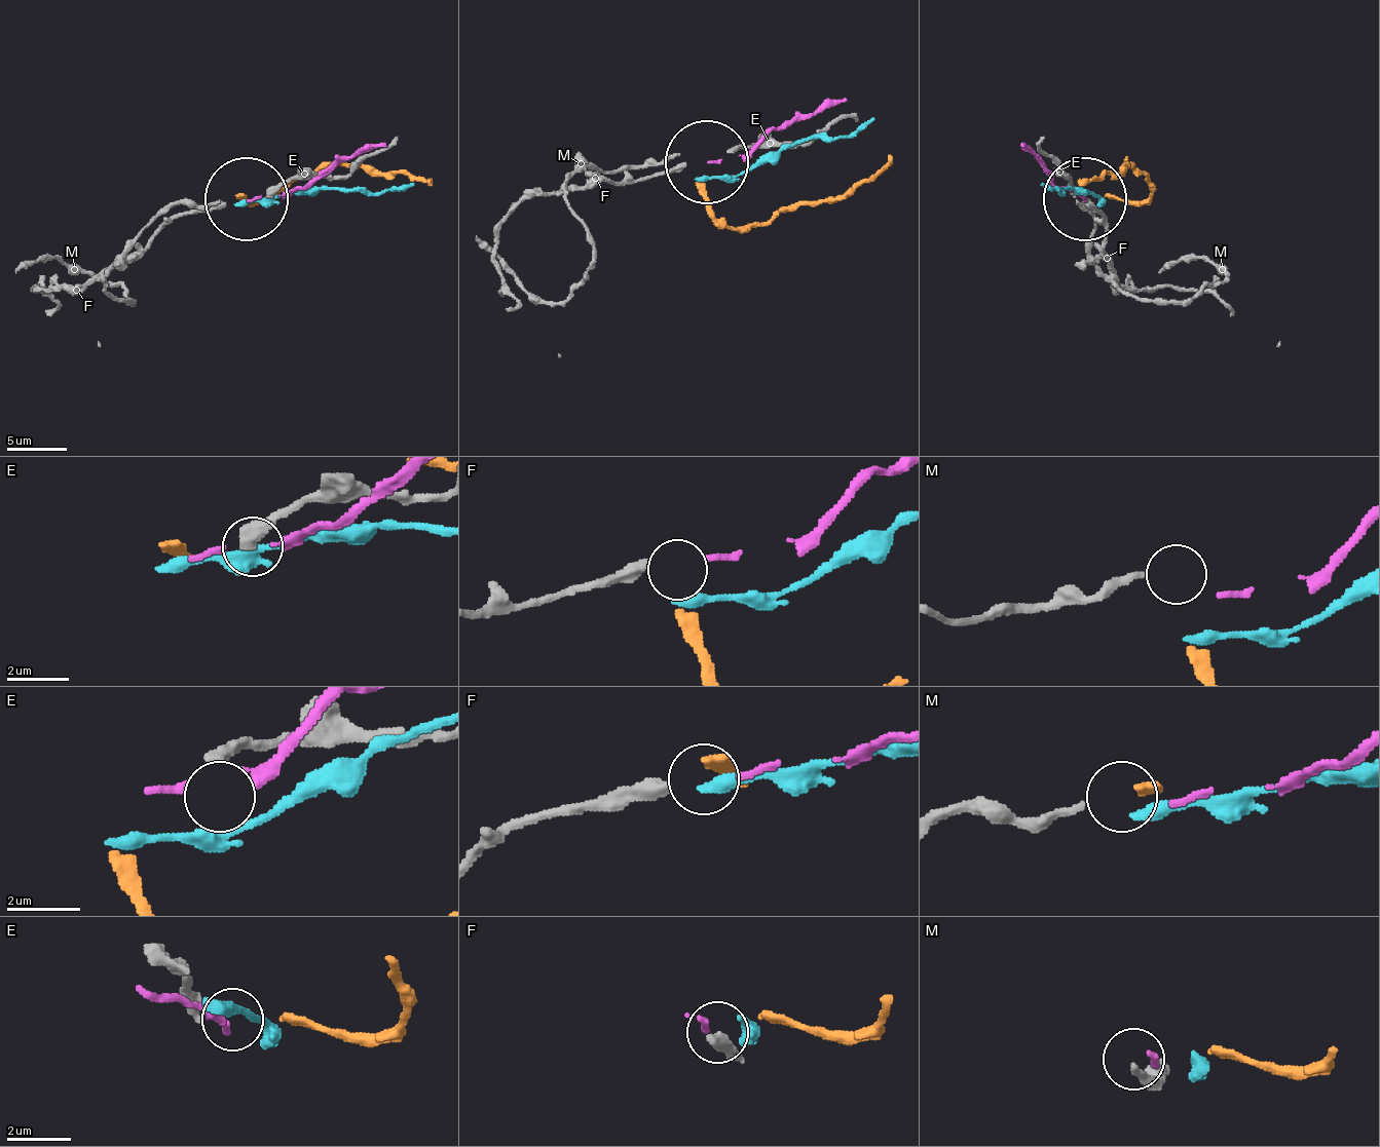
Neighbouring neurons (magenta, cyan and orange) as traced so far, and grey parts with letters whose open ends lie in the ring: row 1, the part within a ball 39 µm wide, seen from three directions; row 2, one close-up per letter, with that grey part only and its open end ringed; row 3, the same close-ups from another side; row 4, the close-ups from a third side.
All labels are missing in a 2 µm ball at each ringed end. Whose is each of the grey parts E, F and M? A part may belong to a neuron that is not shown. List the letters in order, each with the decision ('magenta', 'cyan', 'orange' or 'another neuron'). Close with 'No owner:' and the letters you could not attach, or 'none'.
E: another neuron
F: magenta
M: another neuron
No owner: E, M

